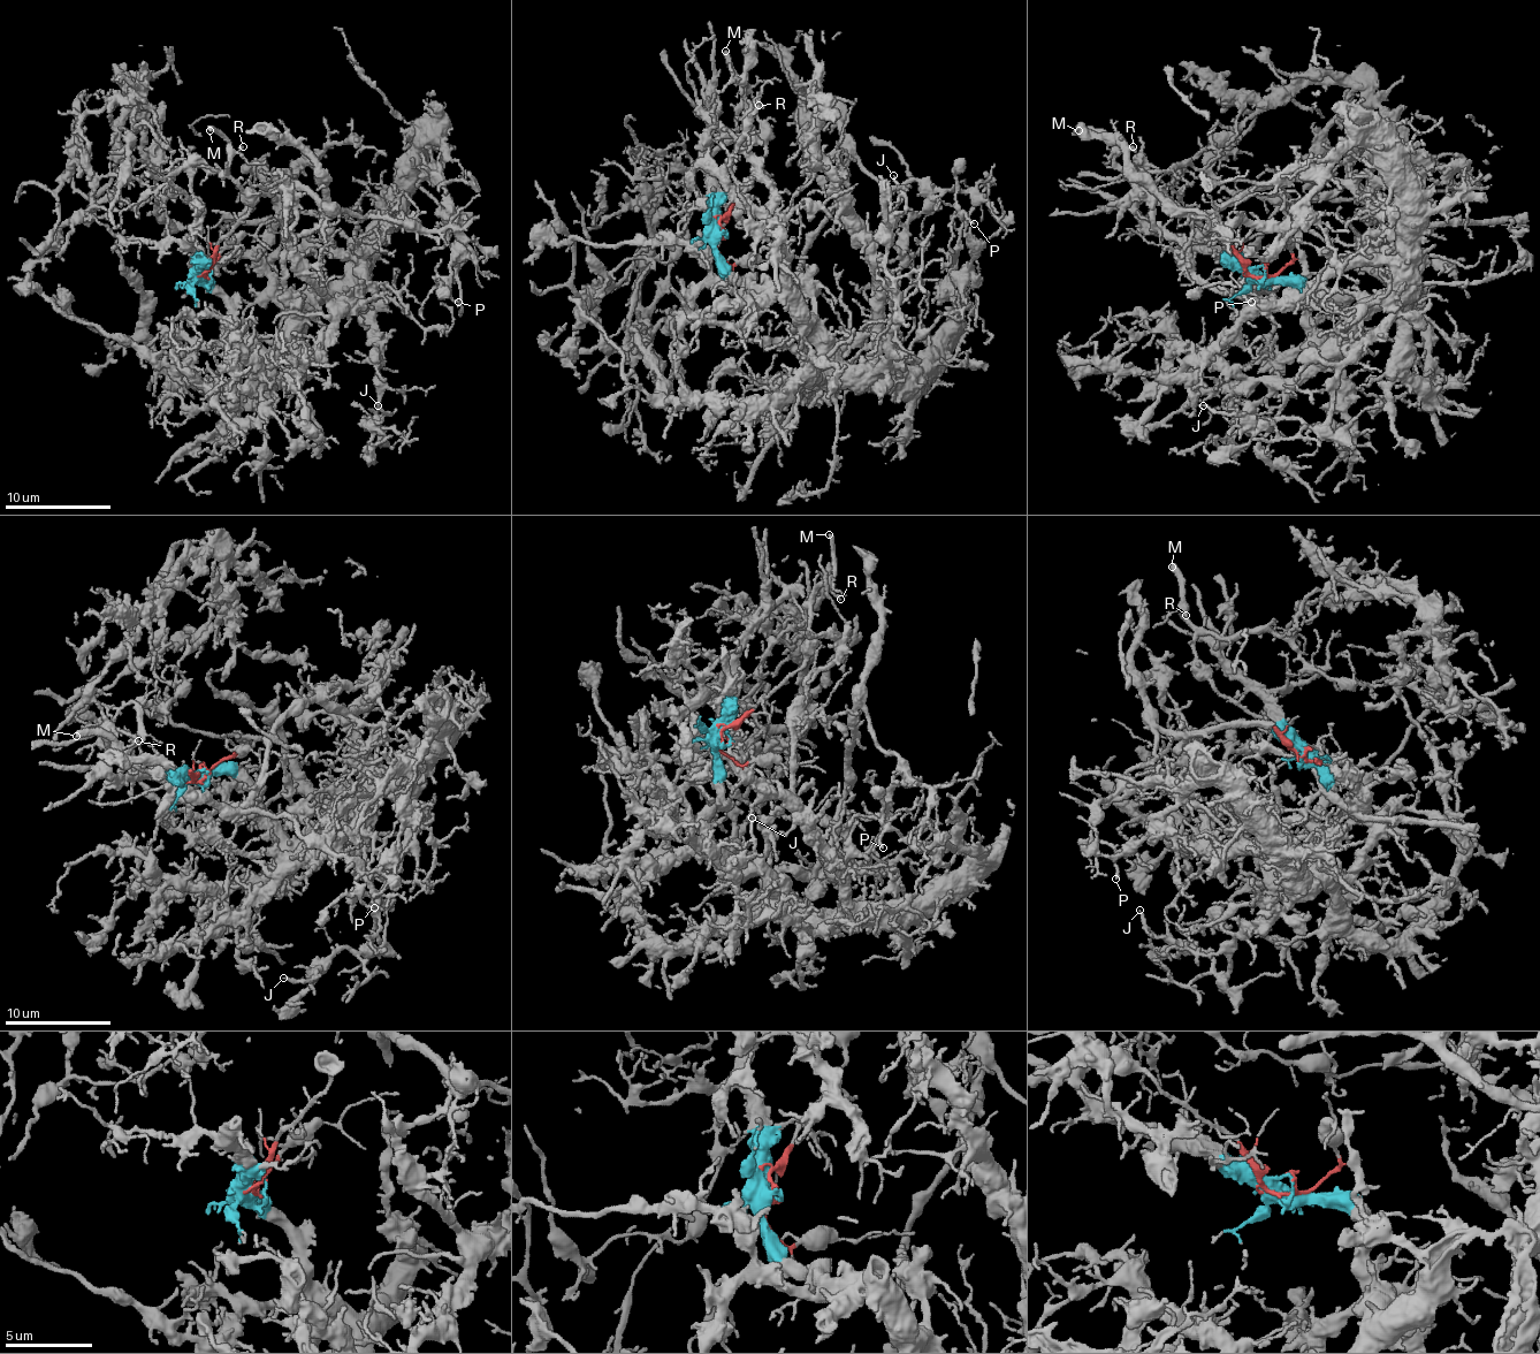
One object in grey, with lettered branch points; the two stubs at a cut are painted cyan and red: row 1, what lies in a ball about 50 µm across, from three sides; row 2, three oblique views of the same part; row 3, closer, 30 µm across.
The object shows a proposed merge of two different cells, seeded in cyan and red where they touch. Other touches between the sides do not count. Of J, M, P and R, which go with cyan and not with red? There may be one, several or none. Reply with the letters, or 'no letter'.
J, P

